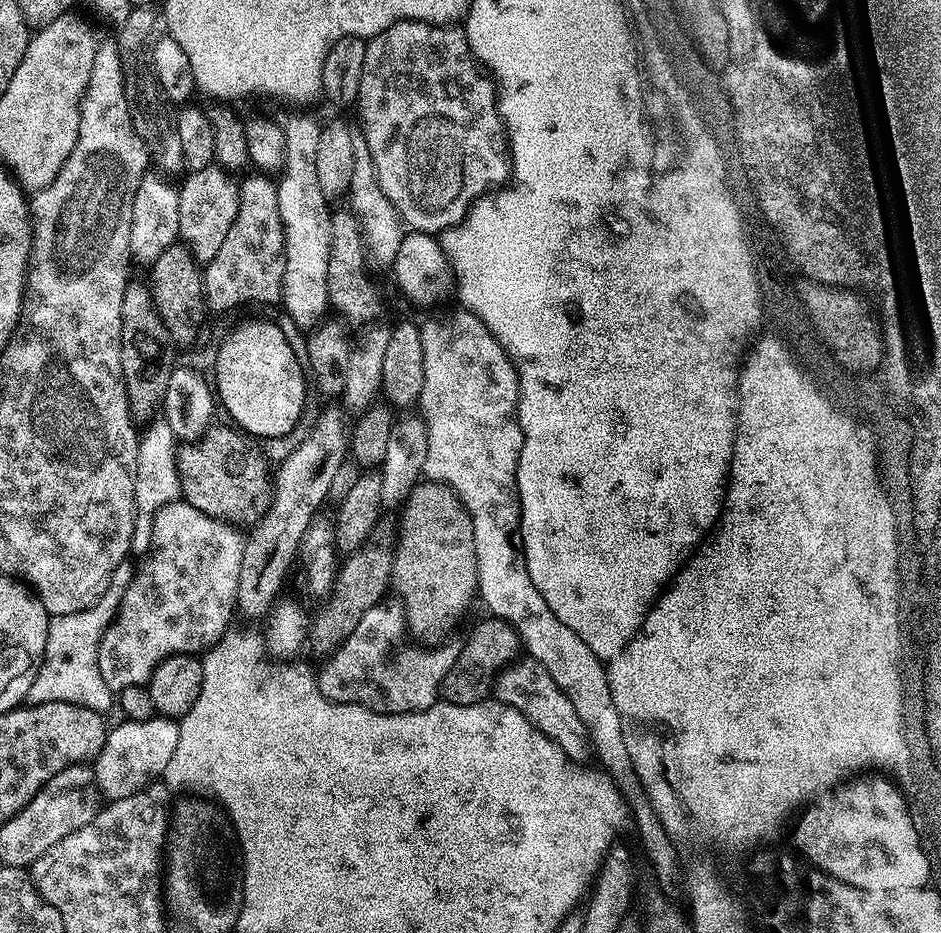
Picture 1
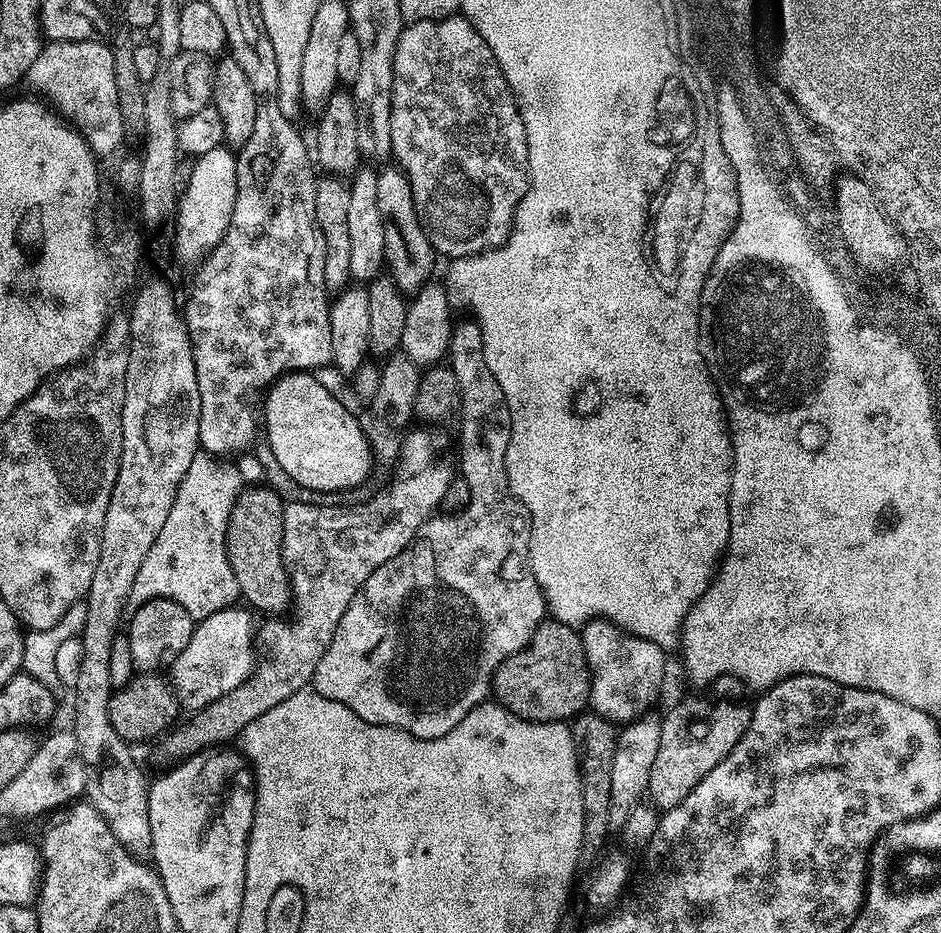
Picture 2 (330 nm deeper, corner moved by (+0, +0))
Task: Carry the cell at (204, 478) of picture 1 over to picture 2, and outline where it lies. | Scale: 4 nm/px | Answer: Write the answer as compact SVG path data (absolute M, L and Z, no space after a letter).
M248 486L236 497L228 519L226 547L230 570L234 570L234 578L238 578L241 597L248 599L247 603L257 613L281 613L278 611L287 609L292 599L292 587L288 585L288 572L282 558L284 506L285 502L269 486Z

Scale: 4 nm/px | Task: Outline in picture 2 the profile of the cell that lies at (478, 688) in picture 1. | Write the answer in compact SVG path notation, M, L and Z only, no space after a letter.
M545 618L534 630L532 641L518 650L496 672L492 679L495 703L518 714L518 718L539 724L568 722L589 707L588 695L592 676L584 653L580 632L573 625Z

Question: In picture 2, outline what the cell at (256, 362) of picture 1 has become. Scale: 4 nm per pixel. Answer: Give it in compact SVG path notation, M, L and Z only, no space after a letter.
M311 371L290 372L267 389L262 400L263 435L279 465L304 488L318 492L359 489L374 468L372 448L360 425L360 416L352 413L316 376L319 375Z

